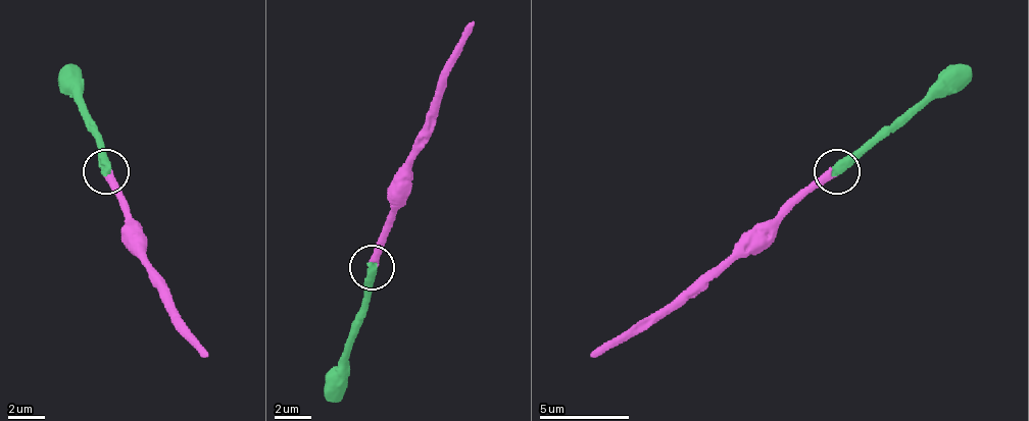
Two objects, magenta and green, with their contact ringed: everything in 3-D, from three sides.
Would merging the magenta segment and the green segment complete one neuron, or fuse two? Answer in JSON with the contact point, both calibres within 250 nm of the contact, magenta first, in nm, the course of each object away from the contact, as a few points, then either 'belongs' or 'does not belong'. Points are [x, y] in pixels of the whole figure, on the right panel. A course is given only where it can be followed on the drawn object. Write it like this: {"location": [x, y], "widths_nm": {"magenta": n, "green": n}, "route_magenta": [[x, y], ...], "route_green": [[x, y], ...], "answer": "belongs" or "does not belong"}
{"location": [836, 171], "widths_nm": {"magenta": 440, "green": 480}, "route_magenta": [[835, 170], [772, 224], [754, 228], [668, 306], [604, 341], [591, 355]], "route_green": [[835, 170], [894, 134], [971, 66]], "answer": "belongs"}

